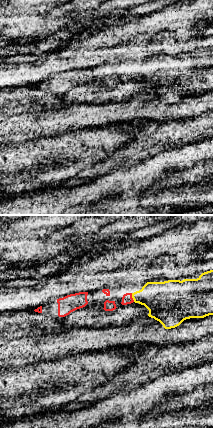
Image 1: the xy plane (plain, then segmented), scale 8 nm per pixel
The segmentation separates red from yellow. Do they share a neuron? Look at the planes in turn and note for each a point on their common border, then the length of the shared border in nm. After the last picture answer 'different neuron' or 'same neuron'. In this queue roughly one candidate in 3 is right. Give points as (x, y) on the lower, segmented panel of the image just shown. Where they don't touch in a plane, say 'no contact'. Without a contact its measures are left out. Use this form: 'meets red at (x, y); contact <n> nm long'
meets red at (131, 297); contact 80 nm long

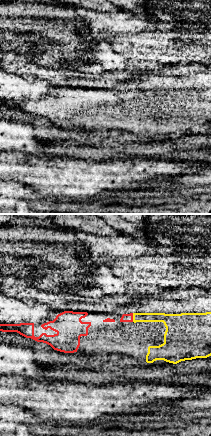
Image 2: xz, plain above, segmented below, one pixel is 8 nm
meets red at (132, 317); contact 70 nm long

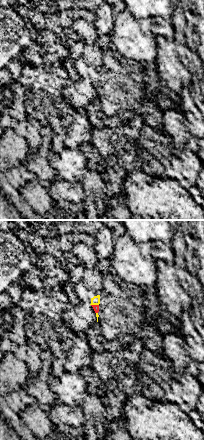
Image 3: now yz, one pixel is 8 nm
meets red at (95, 305); contact 60 nm long

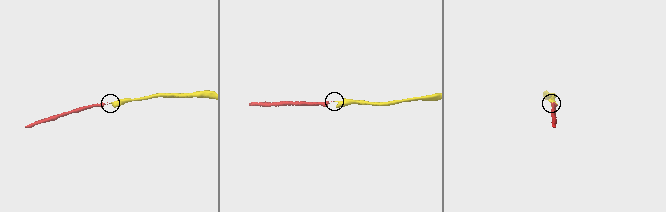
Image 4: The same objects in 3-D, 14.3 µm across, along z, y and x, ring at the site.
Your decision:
same neuron

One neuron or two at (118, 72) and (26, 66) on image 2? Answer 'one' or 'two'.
one

